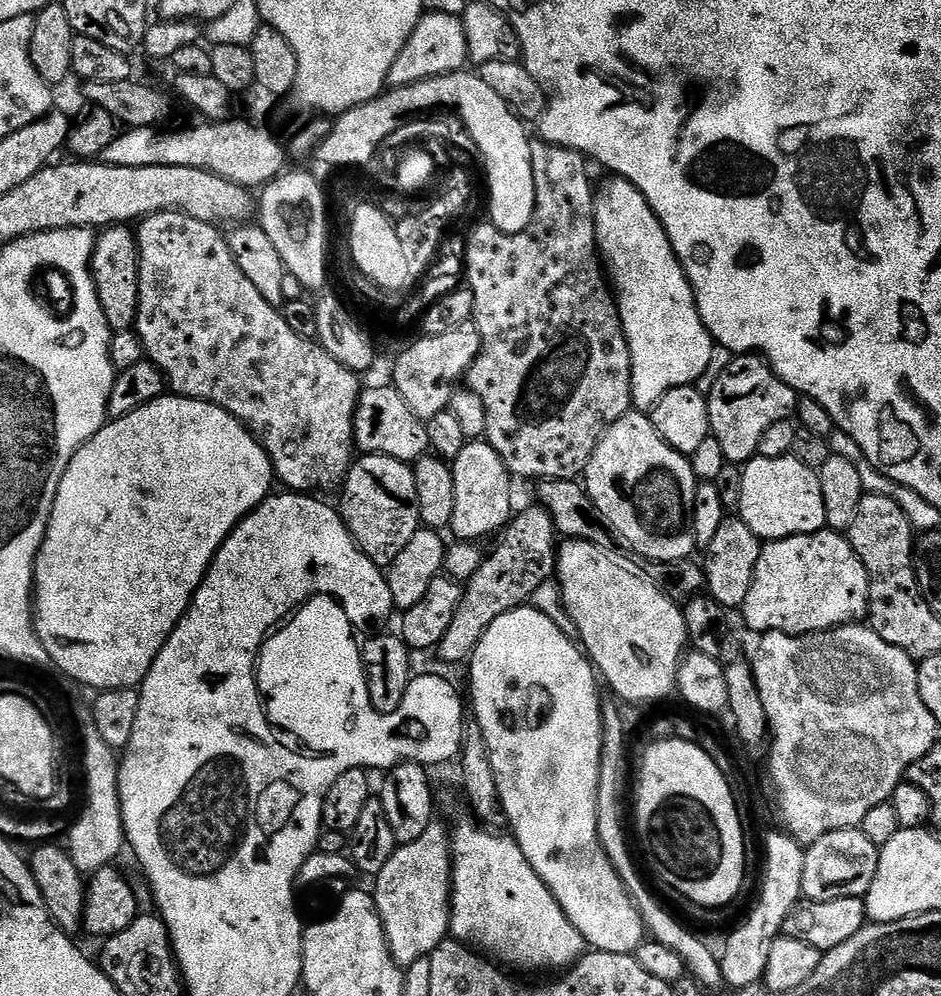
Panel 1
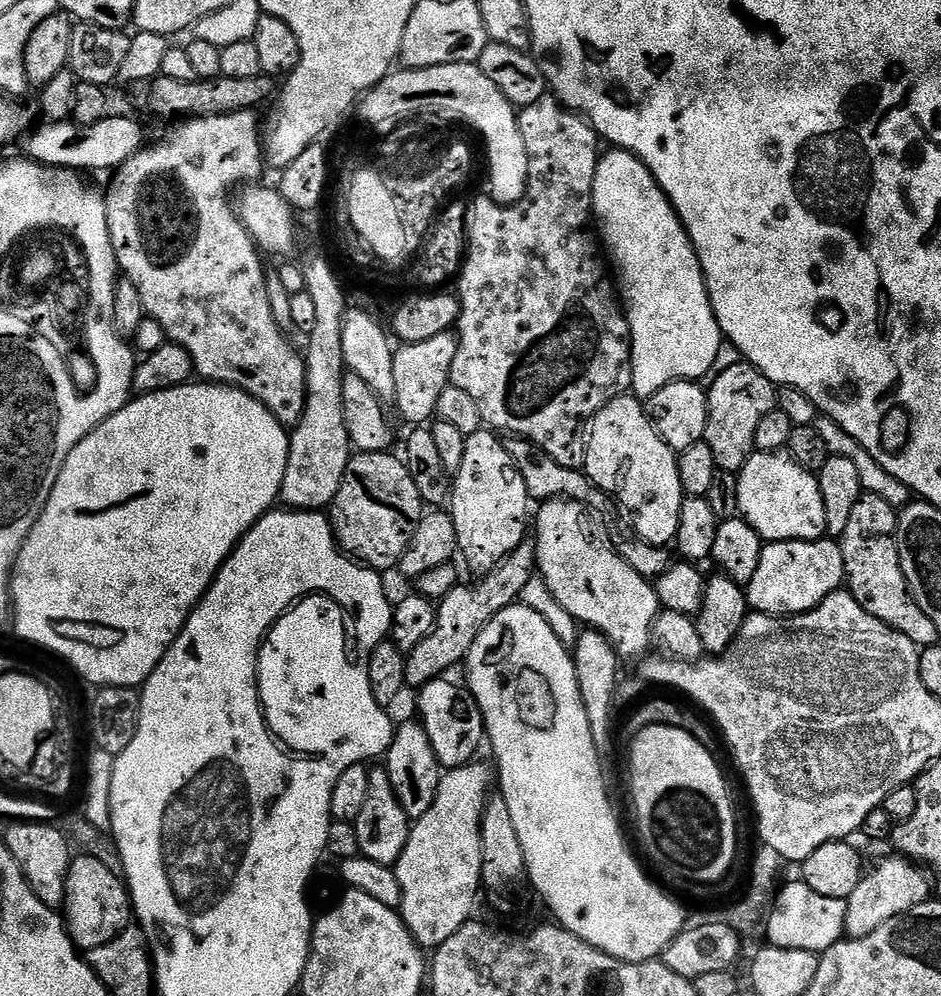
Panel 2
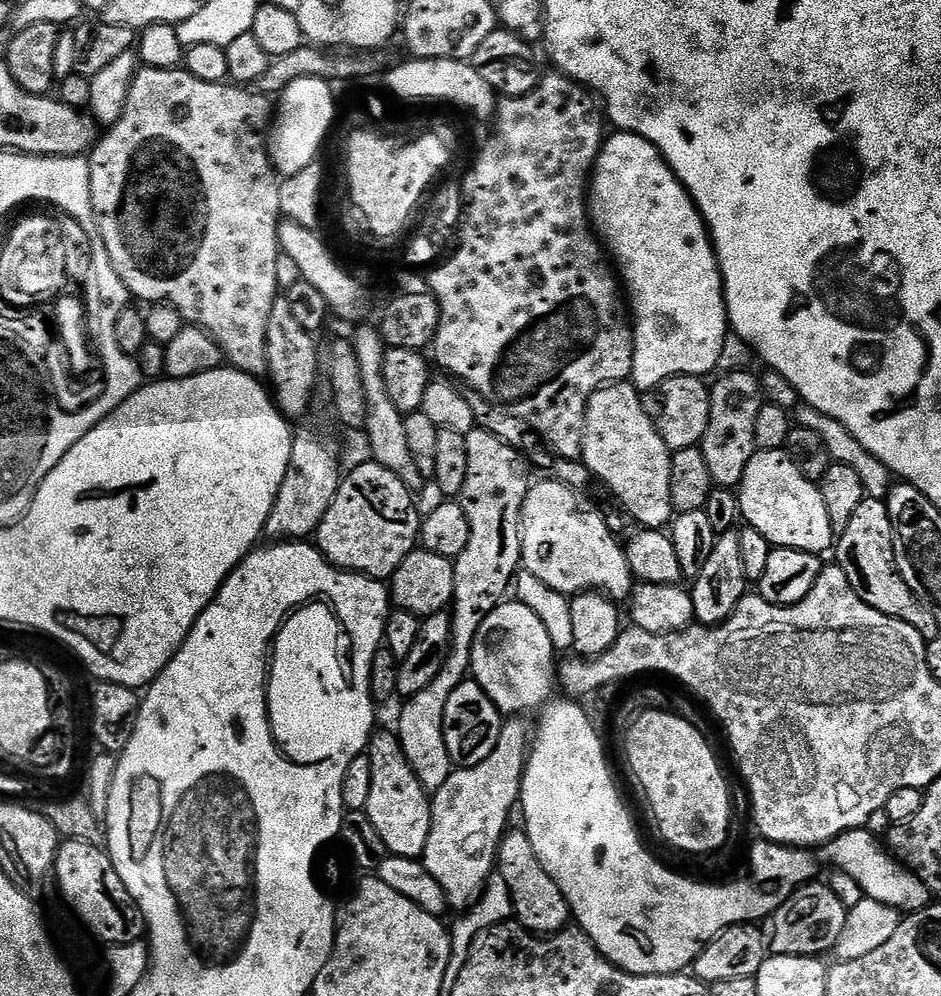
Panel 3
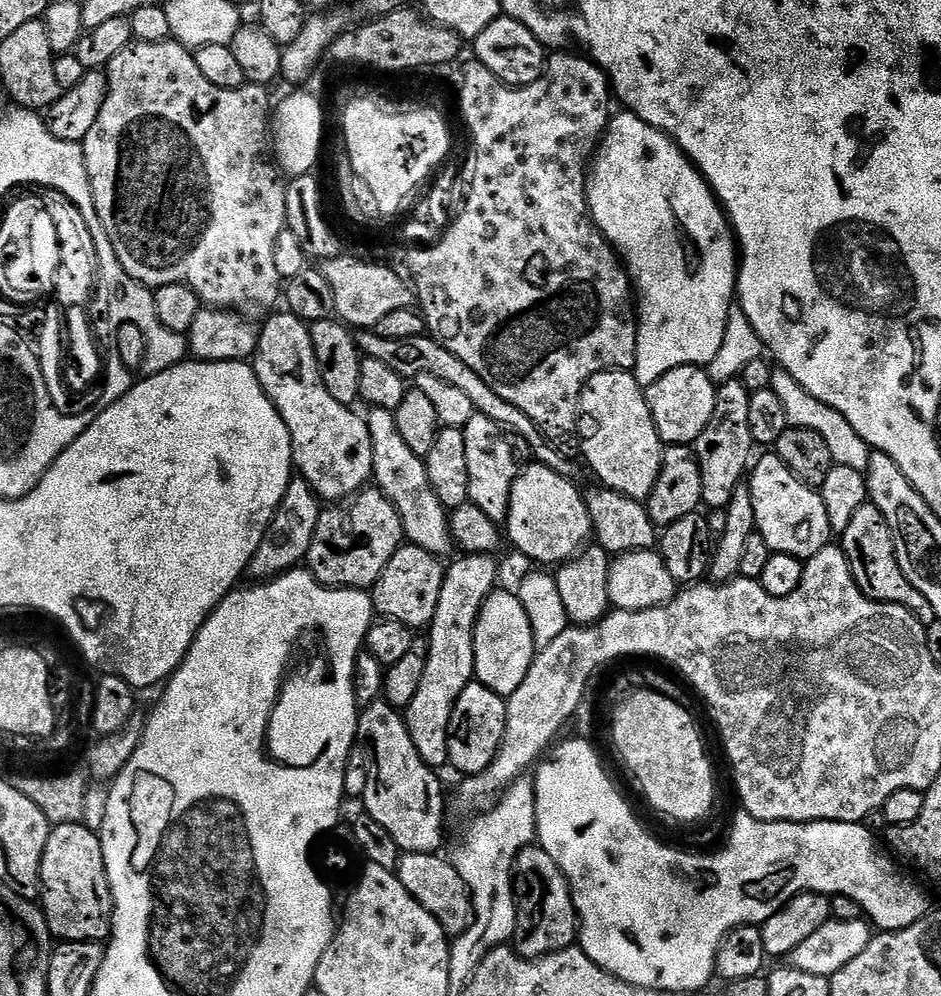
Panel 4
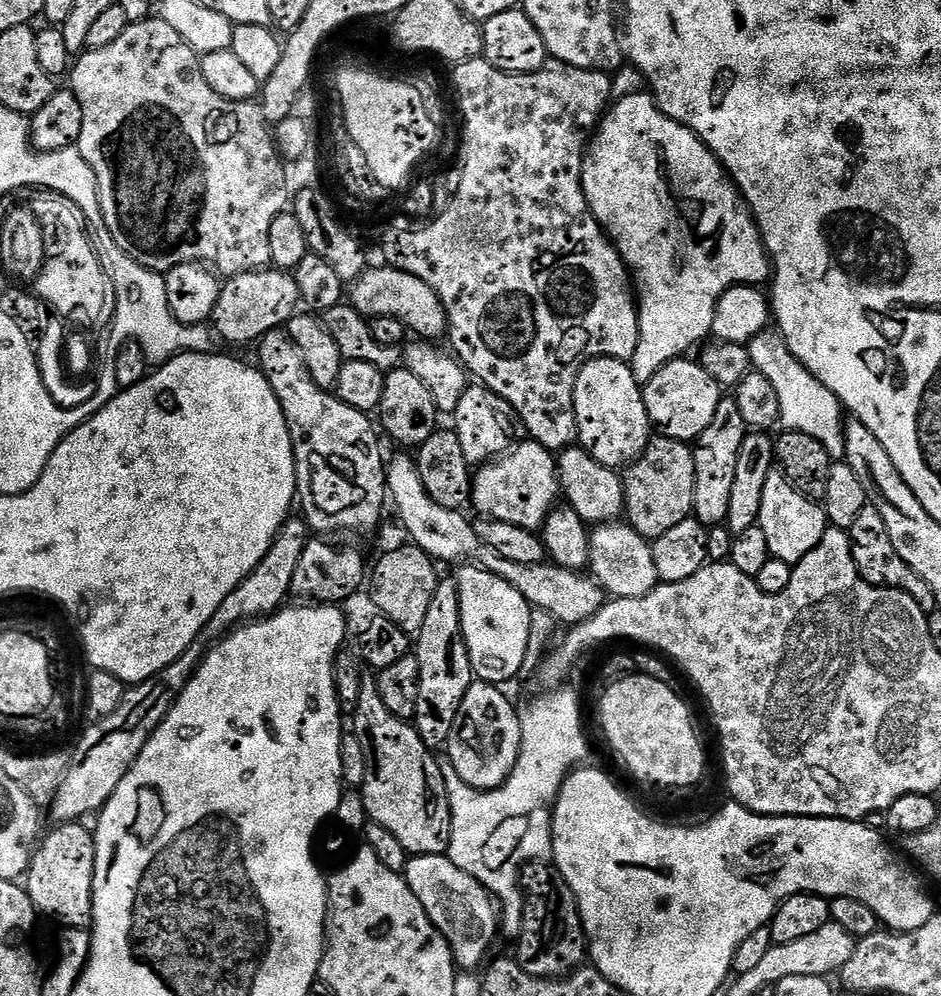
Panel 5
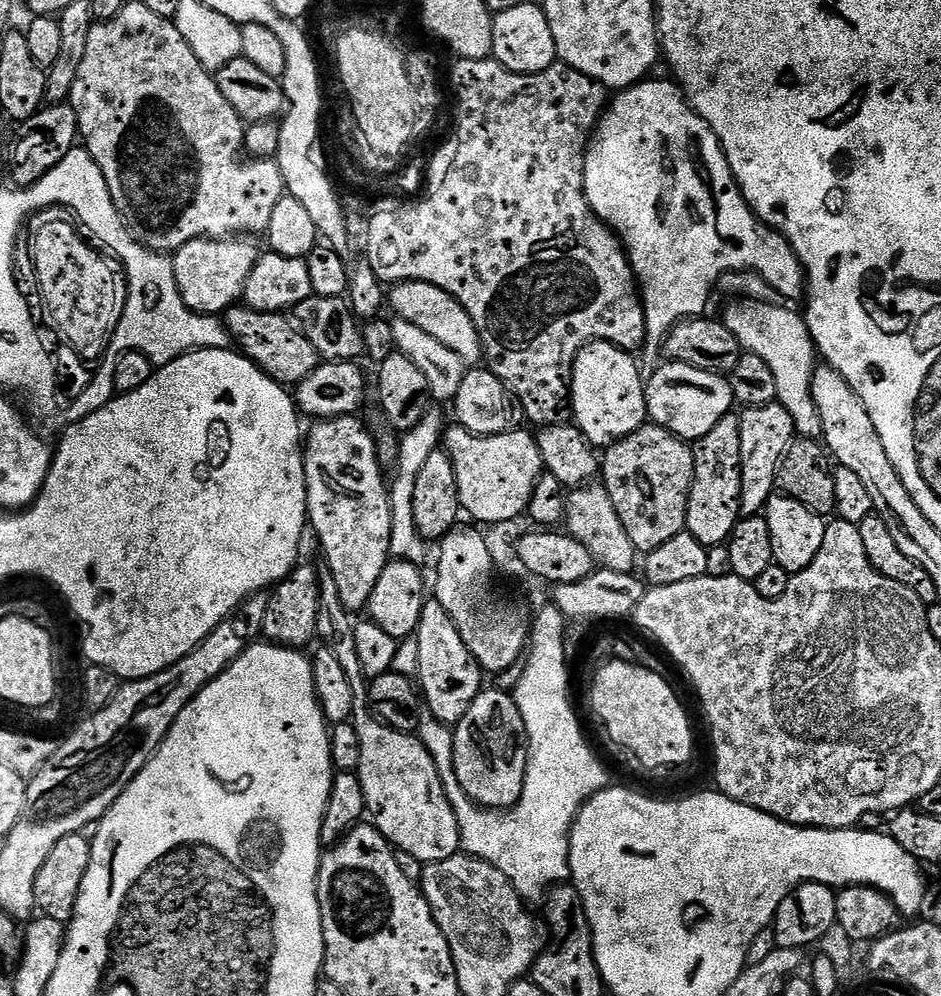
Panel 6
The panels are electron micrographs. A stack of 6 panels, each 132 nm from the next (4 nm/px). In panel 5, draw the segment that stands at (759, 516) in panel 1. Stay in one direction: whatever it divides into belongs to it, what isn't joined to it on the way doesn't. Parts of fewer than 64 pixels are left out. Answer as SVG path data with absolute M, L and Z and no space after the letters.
M774 470L762 486L762 510L758 526L766 534L766 546L770 546L770 557L795 566L810 550L822 542L822 534L830 526L824 509L815 500L803 496L779 470Z

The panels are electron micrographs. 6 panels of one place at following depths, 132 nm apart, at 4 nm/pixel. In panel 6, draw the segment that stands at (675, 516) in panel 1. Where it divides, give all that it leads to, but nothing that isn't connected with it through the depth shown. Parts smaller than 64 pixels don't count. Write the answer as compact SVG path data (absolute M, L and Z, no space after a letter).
M593 340L592 343L581 348L572 363L572 387L570 389L570 412L573 412L574 423L588 440L589 444L600 450L607 448L626 438L634 430L638 430L649 419L648 403L644 397L646 387L645 377L640 377L641 365L636 365L637 357L623 348L614 346L605 340Z

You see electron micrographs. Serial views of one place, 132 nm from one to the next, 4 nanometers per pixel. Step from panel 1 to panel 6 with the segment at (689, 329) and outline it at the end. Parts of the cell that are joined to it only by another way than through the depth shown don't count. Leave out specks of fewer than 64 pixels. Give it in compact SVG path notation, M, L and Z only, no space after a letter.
M645 78L640 81L639 84L632 85L631 88L623 89L619 93L620 96L617 98L616 101L609 103L607 107L605 107L594 131L591 133L590 139L588 141L588 153L586 154L586 166L584 167L584 193L586 194L586 198L588 199L588 204L592 207L594 210L594 214L596 217L599 218L599 220L604 221L605 224L608 225L609 228L612 229L613 232L616 233L617 237L622 241L622 247L625 252L628 253L628 261L632 263L632 273L636 275L636 283L640 290L640 299L644 302L644 317L646 318L646 330L648 331L647 337L646 337L646 343L642 349L642 355L644 355L643 363L645 365L652 364L655 365L657 363L656 360L656 352L658 356L658 349L663 345L665 336L668 335L669 332L672 331L672 327L676 324L679 324L681 320L690 320L694 316L703 316L705 315L706 309L704 307L708 304L708 295L712 292L712 287L715 286L716 283L720 280L720 275L723 274L723 272L728 272L733 268L734 271L740 272L743 270L743 268L749 268L752 272L757 272L758 275L761 276L762 279L765 280L766 283L769 284L770 287L773 288L774 291L777 292L780 297L783 298L785 301L788 300L800 300L803 301L806 296L806 277L804 274L804 267L800 265L800 259L797 258L796 252L792 249L790 246L790 242L787 240L787 238L783 235L781 235L780 232L776 231L774 228L769 228L767 224L764 223L763 220L760 219L759 216L756 215L754 209L750 207L747 202L744 201L744 195L740 192L740 187L736 184L736 179L734 178L734 174L730 170L730 162L726 158L726 154L724 153L724 147L720 145L720 139L717 138L717 136L714 134L714 130L712 127L710 127L709 124L706 123L702 119L694 109L692 109L692 105L688 103L687 100L684 98L683 92L680 91L679 87L671 79L668 80L652 80L653 78Z

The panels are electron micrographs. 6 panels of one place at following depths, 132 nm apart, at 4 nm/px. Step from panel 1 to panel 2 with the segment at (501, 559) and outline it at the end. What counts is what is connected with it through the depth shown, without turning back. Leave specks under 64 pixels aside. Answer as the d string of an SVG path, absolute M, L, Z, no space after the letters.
M525 542L518 546L518 550L511 552L493 572L479 577L475 581L477 584L461 582L454 590L450 590L450 594L446 594L446 598L436 604L434 630L430 630L430 634L426 634L418 646L414 646L414 650L405 655L407 687L422 689L433 680L448 674L455 664L463 665L478 634L482 634L482 630L498 613L519 601L526 582L530 582L530 578L537 575L537 572L536 545Z

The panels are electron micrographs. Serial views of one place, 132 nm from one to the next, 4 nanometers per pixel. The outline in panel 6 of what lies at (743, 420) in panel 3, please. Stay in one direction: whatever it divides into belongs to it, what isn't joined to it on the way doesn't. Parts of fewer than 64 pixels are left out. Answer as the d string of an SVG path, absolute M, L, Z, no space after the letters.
M729 414L692 448L694 478L688 499L686 530L709 548L725 543L734 526L742 518L740 495L742 494L742 434L739 415Z

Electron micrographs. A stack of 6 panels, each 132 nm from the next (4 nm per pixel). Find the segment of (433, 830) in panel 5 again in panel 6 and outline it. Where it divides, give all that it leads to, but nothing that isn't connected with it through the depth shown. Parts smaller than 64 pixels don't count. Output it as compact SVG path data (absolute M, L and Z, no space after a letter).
M331 574L325 575L320 582L316 634L321 645L334 650L354 690L350 723L356 727L358 739L362 741L358 775L362 782L362 794L366 794L367 815L397 852L406 851L423 865L442 862L461 851L458 818L446 798L442 778L438 778L438 766L434 758L430 758L424 743L411 732L399 732L383 724L372 711L368 703L369 681L362 670L362 662L358 662L358 650L354 647L356 626L353 613L348 612L346 606L342 606L342 598L338 598L334 578Z

